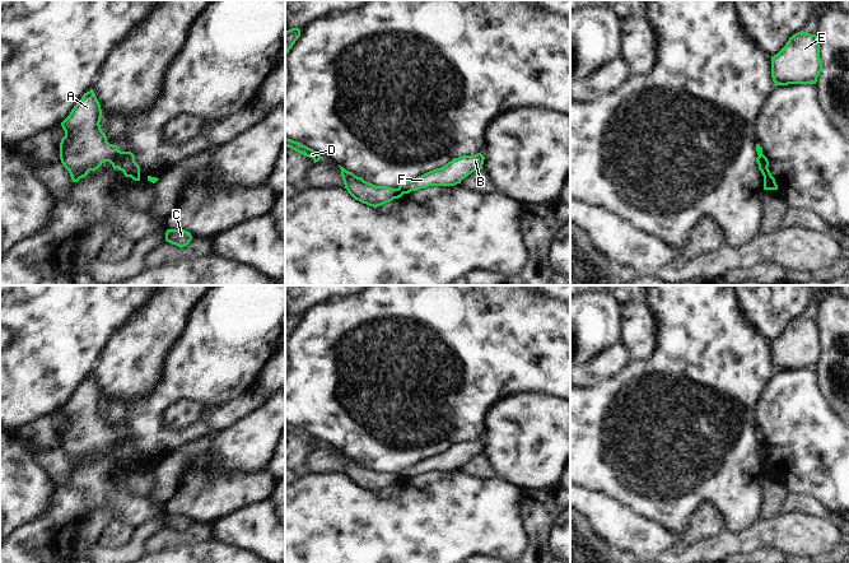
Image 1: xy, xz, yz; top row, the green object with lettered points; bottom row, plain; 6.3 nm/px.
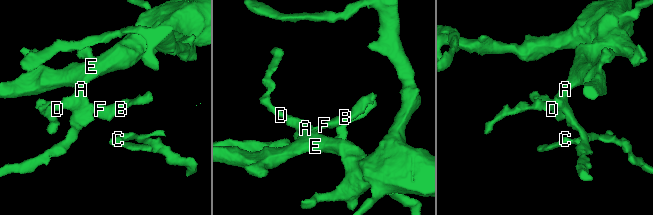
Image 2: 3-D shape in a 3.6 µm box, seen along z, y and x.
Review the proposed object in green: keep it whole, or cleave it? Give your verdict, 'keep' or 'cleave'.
cleave

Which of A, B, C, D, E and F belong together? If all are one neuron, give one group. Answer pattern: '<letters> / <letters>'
A C D E / B F

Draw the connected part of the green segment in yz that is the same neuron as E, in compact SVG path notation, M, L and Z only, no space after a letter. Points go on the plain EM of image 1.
M798 317L771 341L771 363L775 371L816 369L822 355L816 320Z

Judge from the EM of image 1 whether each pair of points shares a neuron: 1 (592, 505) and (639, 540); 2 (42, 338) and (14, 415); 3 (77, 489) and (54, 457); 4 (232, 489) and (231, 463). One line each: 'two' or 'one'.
1: one
2: one
3: two
4: two

